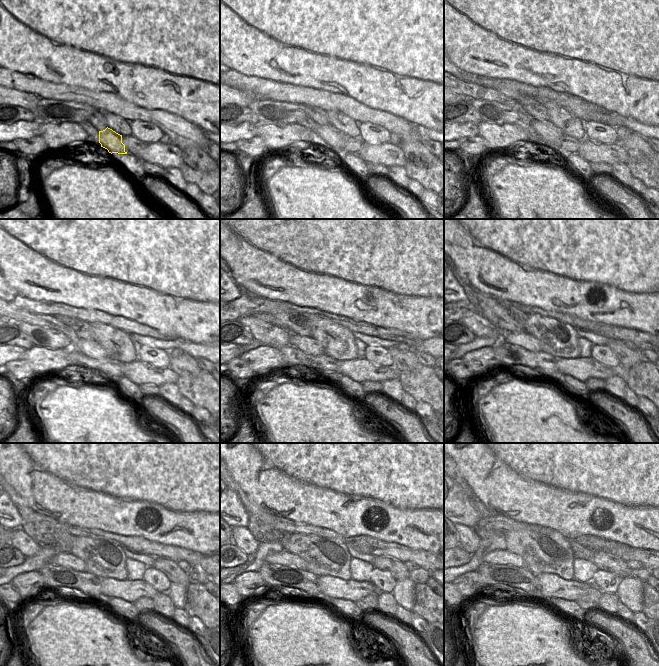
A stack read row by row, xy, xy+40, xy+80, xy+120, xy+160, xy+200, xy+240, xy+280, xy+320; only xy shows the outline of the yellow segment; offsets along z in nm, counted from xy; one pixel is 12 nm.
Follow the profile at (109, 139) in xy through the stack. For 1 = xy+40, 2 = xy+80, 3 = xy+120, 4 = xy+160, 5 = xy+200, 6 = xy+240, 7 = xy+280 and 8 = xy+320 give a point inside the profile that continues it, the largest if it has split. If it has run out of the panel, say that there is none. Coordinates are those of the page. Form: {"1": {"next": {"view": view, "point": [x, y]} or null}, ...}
{"1": {"next": {"view": "xy+40", "point": [334, 139]}}, "2": {"next": {"view": "xy+80", "point": [552, 135]}}, "3": {"next": {"view": "xy+120", "point": [94, 350]}}, "4": {"next": {"view": "xy+160", "point": [307, 344]}}, "5": {"next": {"view": "xy+200", "point": [523, 339]}}, "6": {"next": {"view": "xy+240", "point": [65, 559]}}, "7": {"next": {"view": "xy+280", "point": [284, 558]}}, "8": {"next": {"view": "xy+320", "point": [498, 556]}}}

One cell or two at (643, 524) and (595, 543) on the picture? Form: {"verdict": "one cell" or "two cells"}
{"verdict": "two cells"}

